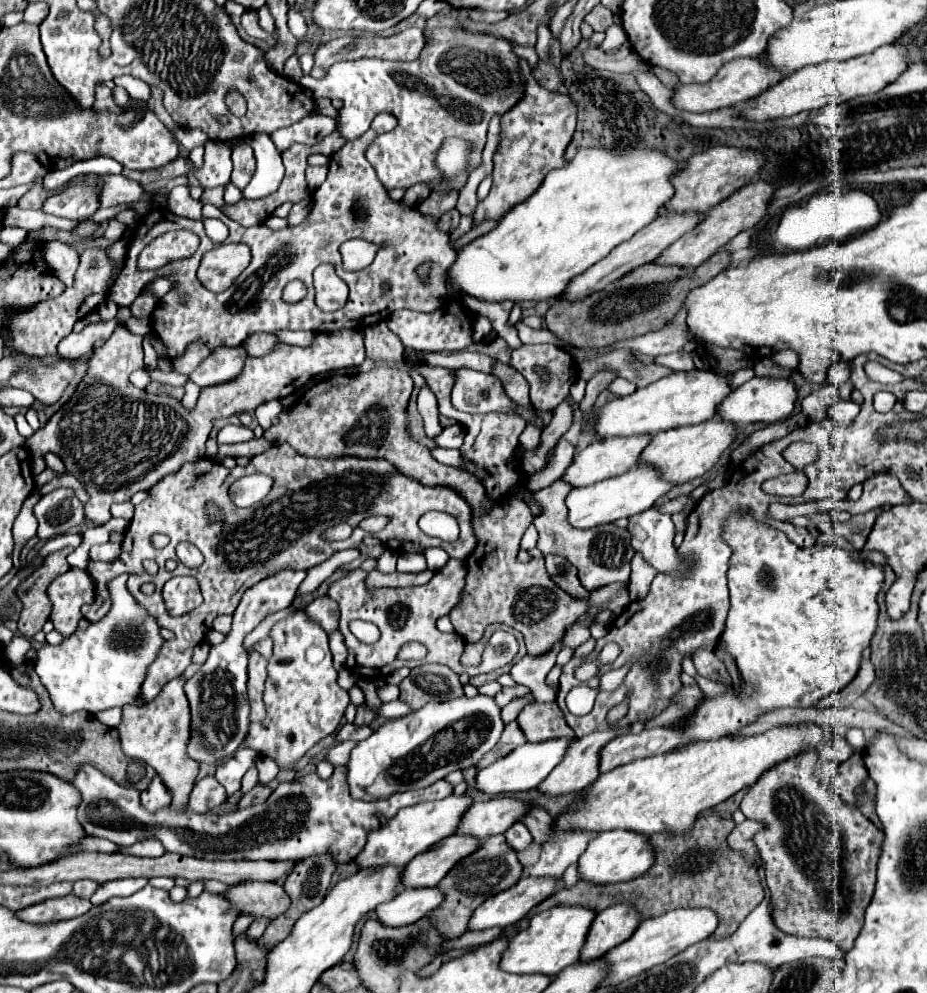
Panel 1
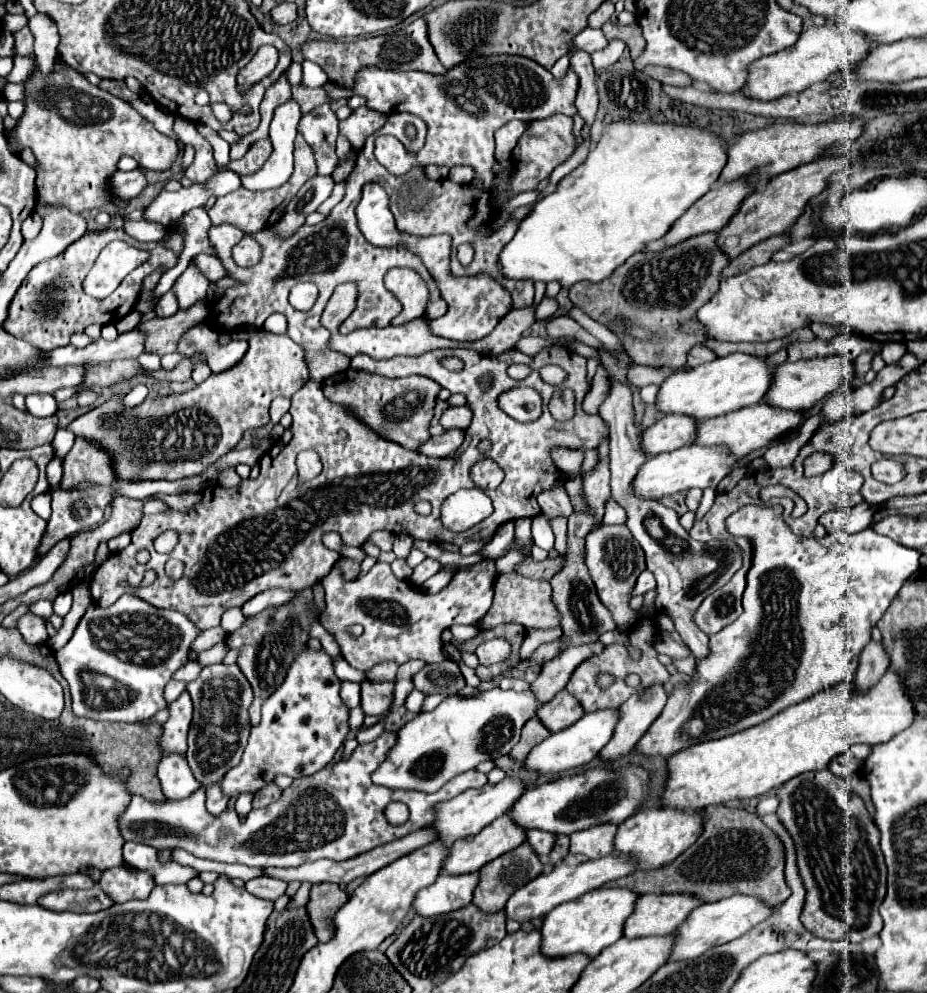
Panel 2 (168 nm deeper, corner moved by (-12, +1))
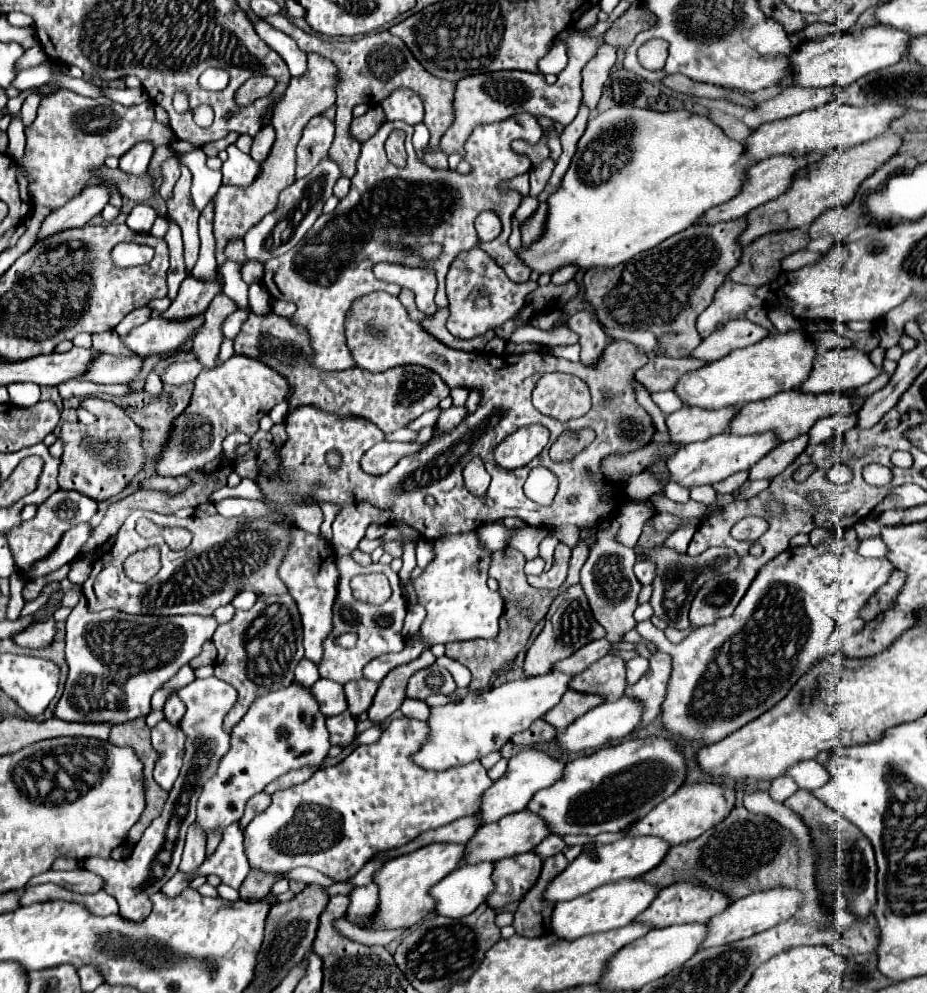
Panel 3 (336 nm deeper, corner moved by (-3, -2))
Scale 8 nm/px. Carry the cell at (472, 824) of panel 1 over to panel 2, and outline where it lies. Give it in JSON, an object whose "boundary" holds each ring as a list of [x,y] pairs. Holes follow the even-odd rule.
{"boundary":[[[594,768],[526,790],[522,798],[518,798],[516,804],[508,810],[508,816],[524,830],[540,828],[554,834],[572,834],[576,830],[592,828],[602,822],[620,824],[622,820],[632,816],[644,800],[646,784],[648,772],[642,768],[620,768],[618,772]]]}

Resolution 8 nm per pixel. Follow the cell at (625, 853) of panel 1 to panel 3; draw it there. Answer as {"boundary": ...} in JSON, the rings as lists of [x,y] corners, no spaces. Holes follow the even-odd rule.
{"boundary":[[[693,783],[683,785],[677,793],[667,797],[663,803],[659,803],[645,819],[637,821],[633,827],[629,827],[629,835],[657,835],[669,841],[671,845],[679,845],[685,841],[691,841],[723,819],[729,817],[731,809],[735,807],[735,789],[721,785],[721,783]]]}

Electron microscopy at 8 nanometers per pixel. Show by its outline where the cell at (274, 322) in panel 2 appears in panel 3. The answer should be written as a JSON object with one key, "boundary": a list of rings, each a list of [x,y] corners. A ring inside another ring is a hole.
{"boundary":[[[251,283],[249,285],[249,305],[253,313],[267,313],[269,311],[269,293],[261,283]]]}

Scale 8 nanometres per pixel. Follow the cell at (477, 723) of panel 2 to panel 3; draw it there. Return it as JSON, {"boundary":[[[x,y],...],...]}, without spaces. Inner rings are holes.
{"boundary":[[[551,671],[541,677],[525,677],[519,681],[507,681],[503,685],[473,691],[455,703],[447,703],[443,707],[431,709],[431,737],[429,743],[417,753],[415,763],[425,769],[449,769],[457,765],[471,763],[473,759],[481,759],[491,751],[501,749],[515,733],[525,731],[535,719],[543,717],[549,709],[553,709],[563,693],[569,689],[573,675]]]}

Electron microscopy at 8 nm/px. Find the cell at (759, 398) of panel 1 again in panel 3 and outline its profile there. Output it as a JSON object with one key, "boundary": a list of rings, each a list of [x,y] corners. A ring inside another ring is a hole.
{"boundary":[[[855,347],[831,349],[817,355],[809,379],[801,385],[805,393],[849,391],[873,381],[883,369],[873,365],[869,353]]]}

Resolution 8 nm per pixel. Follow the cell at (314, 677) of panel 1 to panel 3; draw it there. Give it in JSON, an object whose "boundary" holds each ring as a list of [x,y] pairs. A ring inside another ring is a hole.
{"boundary":[[[289,685],[287,689],[259,697],[233,727],[231,747],[223,755],[215,777],[205,781],[197,799],[195,823],[203,829],[205,837],[213,831],[223,831],[227,825],[241,819],[245,803],[253,795],[261,793],[267,783],[305,765],[321,767],[329,747],[331,743],[325,727],[325,715],[321,715],[319,703],[313,699],[309,689]]]}

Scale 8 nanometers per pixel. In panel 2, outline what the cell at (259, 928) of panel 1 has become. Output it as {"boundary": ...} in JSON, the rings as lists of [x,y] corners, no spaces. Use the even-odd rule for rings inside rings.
{"boundary":[[[304,882],[301,884],[299,890],[295,895],[290,899],[290,902],[287,905],[288,909],[295,909],[302,906],[305,906],[309,900],[310,890],[313,884],[309,882]]]}

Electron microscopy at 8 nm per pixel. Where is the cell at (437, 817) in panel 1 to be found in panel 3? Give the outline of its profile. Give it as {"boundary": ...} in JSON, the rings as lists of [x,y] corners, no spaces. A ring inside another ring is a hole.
{"boundary":[[[531,747],[531,749],[523,749],[517,755],[513,755],[509,759],[509,767],[507,767],[505,775],[499,781],[495,781],[493,787],[489,791],[485,791],[485,795],[483,795],[483,805],[481,805],[479,813],[485,815],[485,823],[493,823],[493,821],[501,819],[503,815],[523,811],[537,791],[551,787],[557,779],[563,777],[563,769],[565,769],[563,761],[549,757],[549,753],[541,751],[541,749]]]}

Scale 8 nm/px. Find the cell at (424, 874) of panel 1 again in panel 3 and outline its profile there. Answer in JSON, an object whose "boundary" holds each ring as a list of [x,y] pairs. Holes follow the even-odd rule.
{"boundary":[[[519,811],[513,815],[505,815],[495,823],[487,823],[477,831],[477,835],[469,841],[469,859],[465,863],[479,863],[479,861],[499,861],[505,857],[513,857],[519,853],[533,851],[547,835],[551,835],[547,823],[531,813],[531,811]]]}

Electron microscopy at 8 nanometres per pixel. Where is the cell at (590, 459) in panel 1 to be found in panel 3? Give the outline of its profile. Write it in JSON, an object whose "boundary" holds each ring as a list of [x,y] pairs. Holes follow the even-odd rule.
{"boundary":[[[681,407],[681,411],[667,415],[671,441],[677,445],[687,445],[725,433],[737,411],[739,407],[723,407],[723,409]]]}

